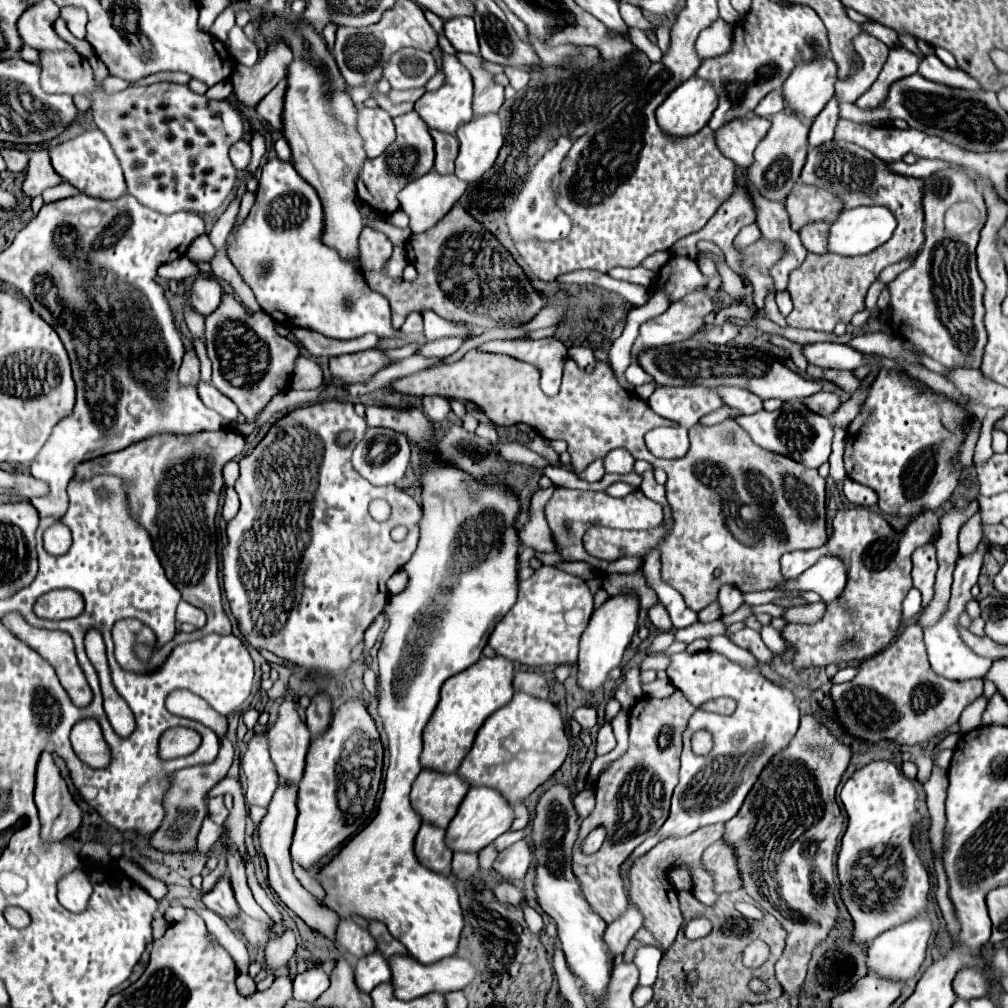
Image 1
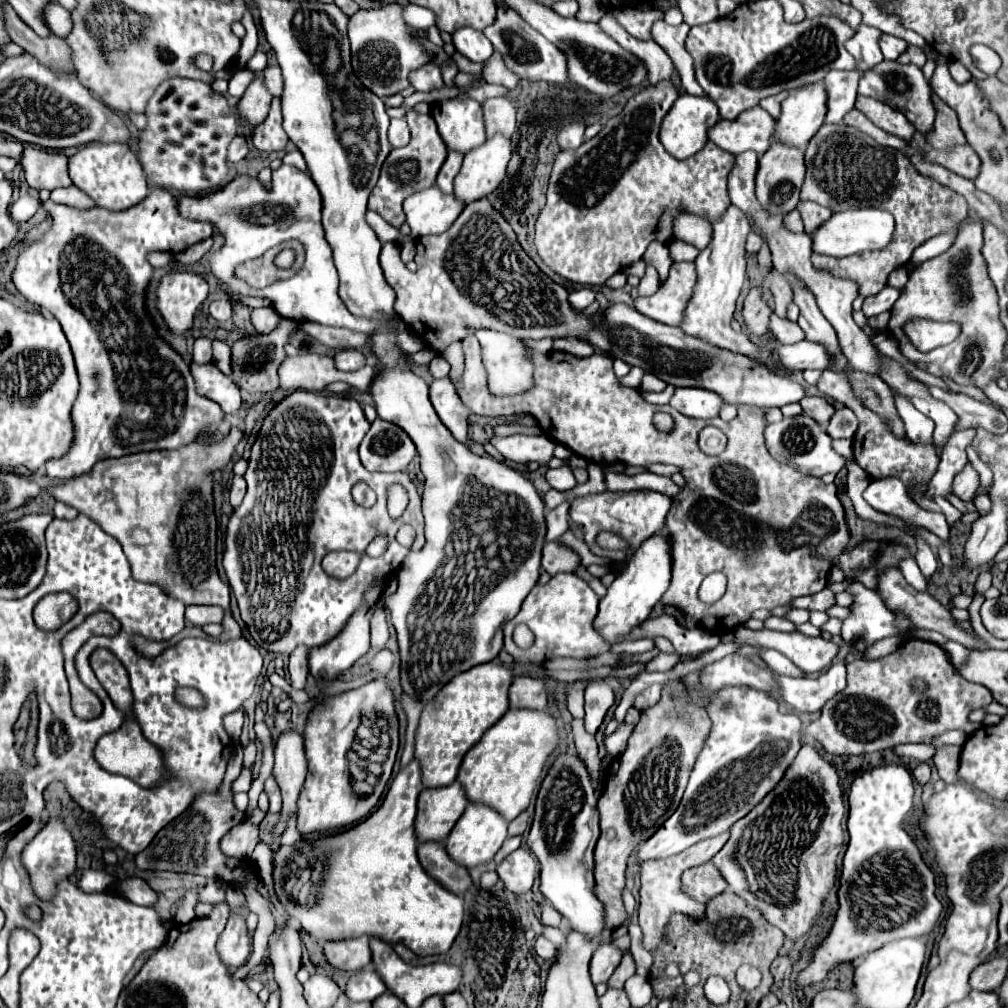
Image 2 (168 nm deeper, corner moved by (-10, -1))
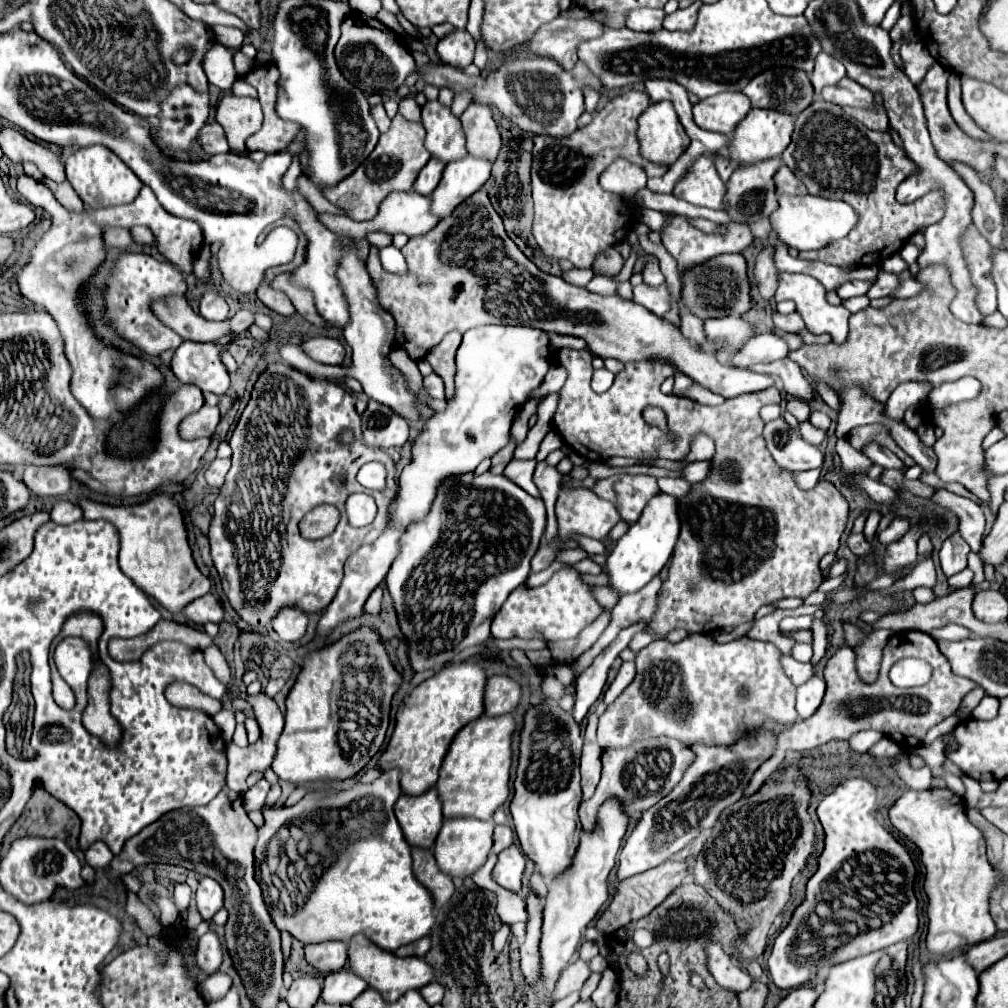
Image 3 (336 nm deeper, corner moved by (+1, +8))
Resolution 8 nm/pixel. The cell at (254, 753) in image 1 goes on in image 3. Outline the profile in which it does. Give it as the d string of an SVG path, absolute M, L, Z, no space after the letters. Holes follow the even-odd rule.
M260 778L260 780L242 796L244 808L246 808L246 810L262 810L262 808L264 808L264 802L266 802L268 790L270 790L270 784L268 784L264 778Z

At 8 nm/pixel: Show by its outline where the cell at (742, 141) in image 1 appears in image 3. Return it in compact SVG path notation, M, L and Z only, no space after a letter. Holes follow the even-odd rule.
M724 92L696 102L692 106L692 112L700 128L728 136L750 112L750 108L750 100L742 92Z

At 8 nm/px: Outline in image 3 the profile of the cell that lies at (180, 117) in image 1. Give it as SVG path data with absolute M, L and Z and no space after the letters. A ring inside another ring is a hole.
M190 86L174 88L172 94L162 104L162 112L160 112L162 124L156 134L156 140L162 146L164 154L168 154L172 158L184 158L186 152L190 150L190 142L196 140L198 130L208 122L208 114L210 114L208 94L198 94Z

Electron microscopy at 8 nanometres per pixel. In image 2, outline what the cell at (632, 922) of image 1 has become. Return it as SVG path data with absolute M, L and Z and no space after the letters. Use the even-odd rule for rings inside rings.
M611 939L607 943L601 943L597 947L597 951L593 953L593 959L591 959L591 979L593 979L593 983L597 985L601 981L607 981L613 975L615 967L619 965L621 957L623 957L623 951L619 947L615 947Z

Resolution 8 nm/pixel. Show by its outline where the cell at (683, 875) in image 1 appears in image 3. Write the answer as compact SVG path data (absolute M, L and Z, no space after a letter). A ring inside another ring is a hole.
M666 862L666 864L660 864L644 874L636 874L628 880L622 880L616 884L616 894L614 894L614 900L610 902L610 906L602 912L602 918L598 918L596 922L596 928L602 930L604 934L610 934L610 932L616 932L618 928L624 928L626 924L630 924L632 920L640 920L642 916L646 916L648 912L652 912L652 908L656 908L658 904L662 904L668 894L680 886L680 882L684 882L686 878L690 880L692 876L692 868L686 864L686 862Z

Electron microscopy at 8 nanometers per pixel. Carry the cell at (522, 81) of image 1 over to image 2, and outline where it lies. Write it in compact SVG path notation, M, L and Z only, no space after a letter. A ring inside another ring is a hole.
M493 53L493 55L489 57L483 79L485 79L487 83L505 85L505 87L509 87L509 89L515 89L515 87L521 83L521 77L517 77L511 69L507 69L507 67L503 65L503 59L501 59L497 53Z

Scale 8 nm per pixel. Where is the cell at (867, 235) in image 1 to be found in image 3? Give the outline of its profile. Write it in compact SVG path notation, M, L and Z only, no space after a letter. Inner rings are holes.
M782 194L778 196L778 208L770 214L770 224L776 232L776 242L788 244L796 250L818 250L832 244L834 240L844 238L848 230L852 230L852 226L856 224L856 212L850 204L842 200L830 200L812 194L804 196Z

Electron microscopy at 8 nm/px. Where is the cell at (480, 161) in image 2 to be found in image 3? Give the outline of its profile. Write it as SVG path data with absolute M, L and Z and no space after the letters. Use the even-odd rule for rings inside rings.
M466 156L464 160L456 160L456 164L448 164L440 184L430 196L432 214L440 220L450 216L458 204L484 186L484 182L490 178L490 168L490 160L478 160L474 156Z

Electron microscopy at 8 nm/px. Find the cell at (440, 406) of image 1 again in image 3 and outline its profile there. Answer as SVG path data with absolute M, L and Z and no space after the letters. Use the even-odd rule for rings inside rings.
M430 374L424 378L424 388L426 392L432 396L432 398L438 398L438 400L444 400L444 382L438 374Z

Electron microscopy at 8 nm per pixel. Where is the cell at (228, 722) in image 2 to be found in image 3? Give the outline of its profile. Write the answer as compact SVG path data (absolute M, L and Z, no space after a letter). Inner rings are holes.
M175 682L169 685L165 690L165 697L178 708L201 710L208 716L214 716L218 710L222 710L220 700L211 698L186 683Z

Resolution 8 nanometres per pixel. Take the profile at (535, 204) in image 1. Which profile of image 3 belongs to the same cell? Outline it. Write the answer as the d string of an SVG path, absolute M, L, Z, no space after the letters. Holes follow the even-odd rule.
M516 56L504 60L500 68L486 76L468 76L452 66L438 64L428 68L424 80L426 84L436 84L438 88L446 86L456 94L470 92L472 102L498 108L504 118L522 130L556 138L568 136L576 130L578 118L584 112L584 88L590 86L596 92L602 90L602 82L588 70L582 60L578 60L572 70L564 70L556 60L546 56Z

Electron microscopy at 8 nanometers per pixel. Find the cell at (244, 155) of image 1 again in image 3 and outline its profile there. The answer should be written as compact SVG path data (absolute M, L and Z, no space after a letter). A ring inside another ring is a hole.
M218 122L204 124L198 132L198 142L204 148L204 152L208 152L208 154L224 154L230 150L226 136L224 136L224 130L220 128Z

